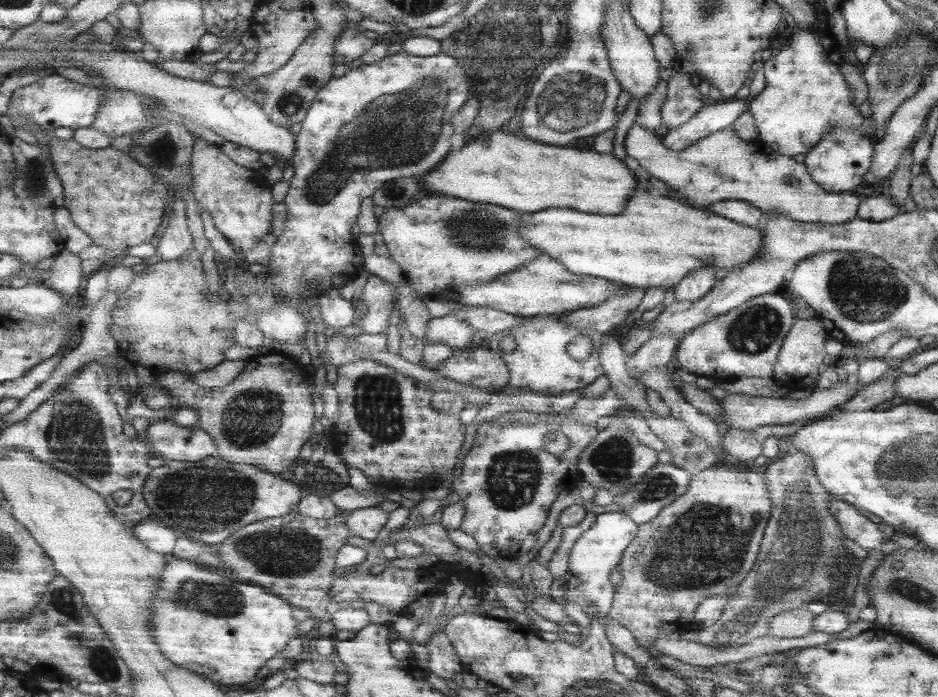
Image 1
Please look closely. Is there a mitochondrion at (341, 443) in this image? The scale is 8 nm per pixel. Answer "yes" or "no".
yes

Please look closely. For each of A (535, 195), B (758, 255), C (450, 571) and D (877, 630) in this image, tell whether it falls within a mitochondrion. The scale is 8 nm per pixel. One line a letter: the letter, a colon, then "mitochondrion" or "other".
A: other
B: other
C: other
D: other

